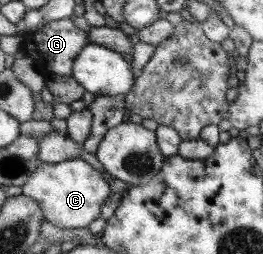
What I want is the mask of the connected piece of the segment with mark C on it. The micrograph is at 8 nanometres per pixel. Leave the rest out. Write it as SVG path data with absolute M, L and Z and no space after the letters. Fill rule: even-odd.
M80 159L65 160L57 164L37 164L37 169L21 185L21 193L34 200L34 203L41 211L44 220L50 222L53 226L62 229L80 229L87 228L89 223L100 217L99 208L105 198L111 195L107 181L101 177L101 172L93 170L87 162Z

